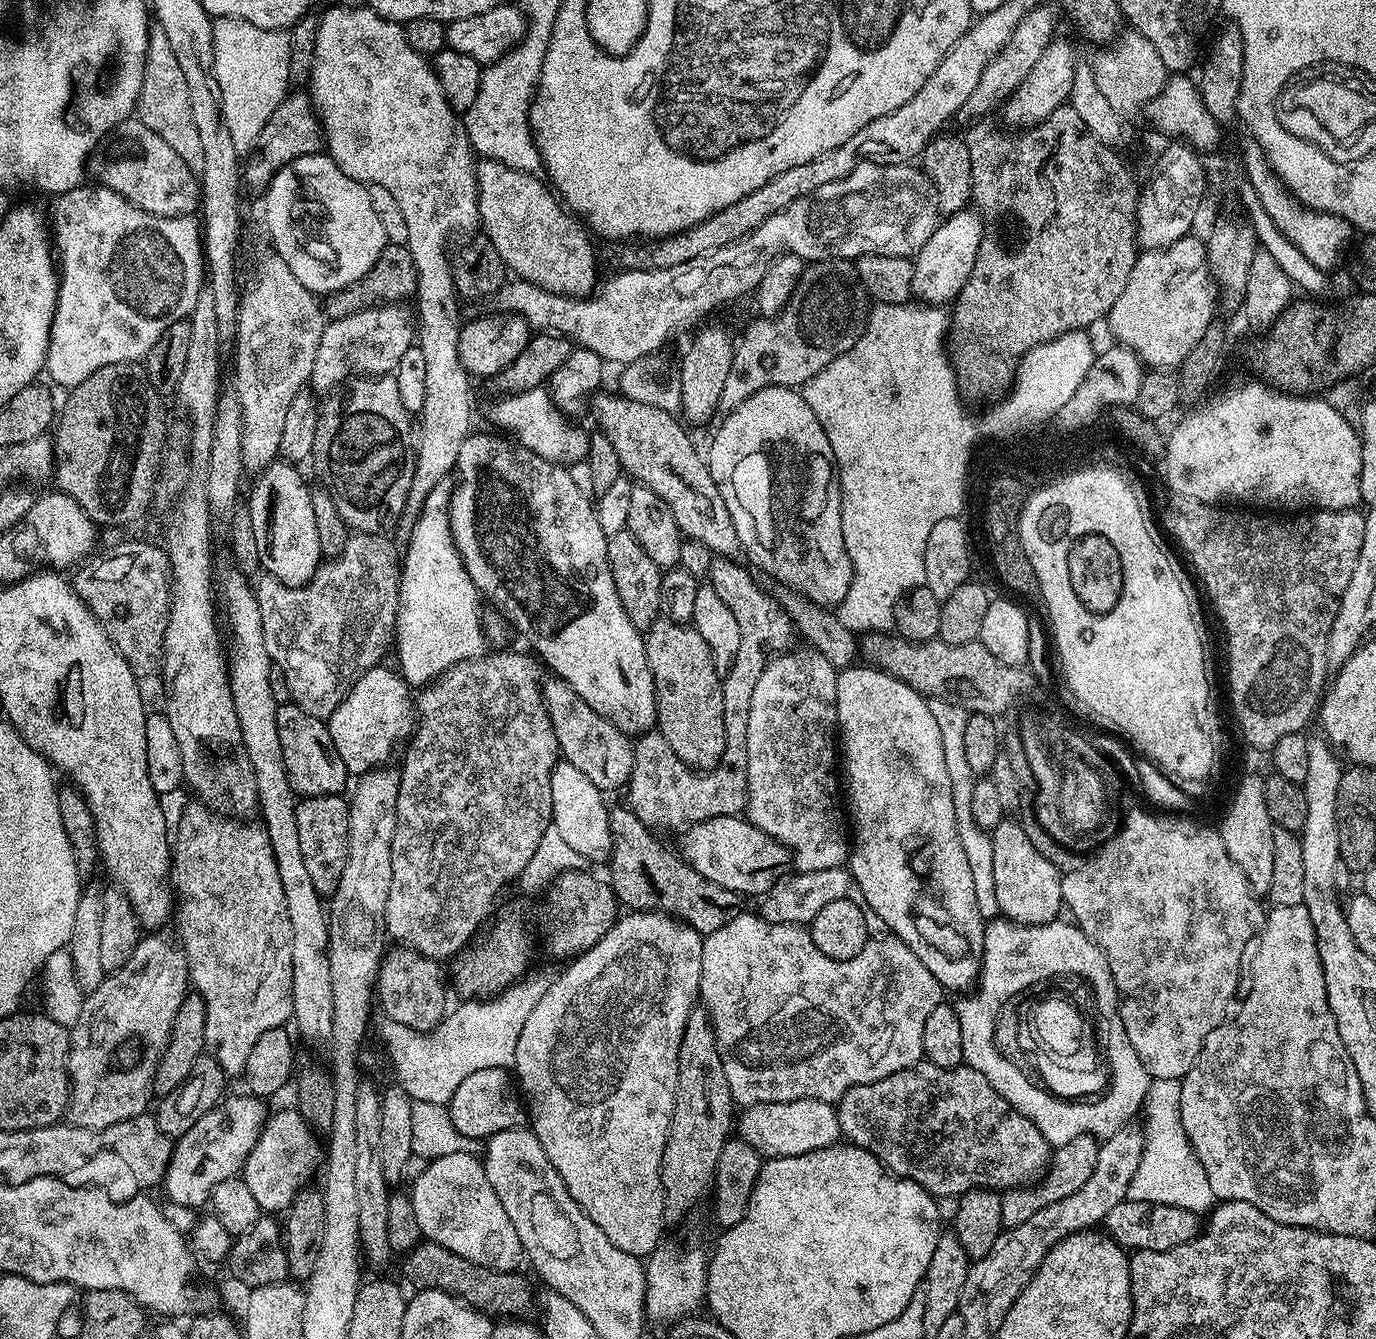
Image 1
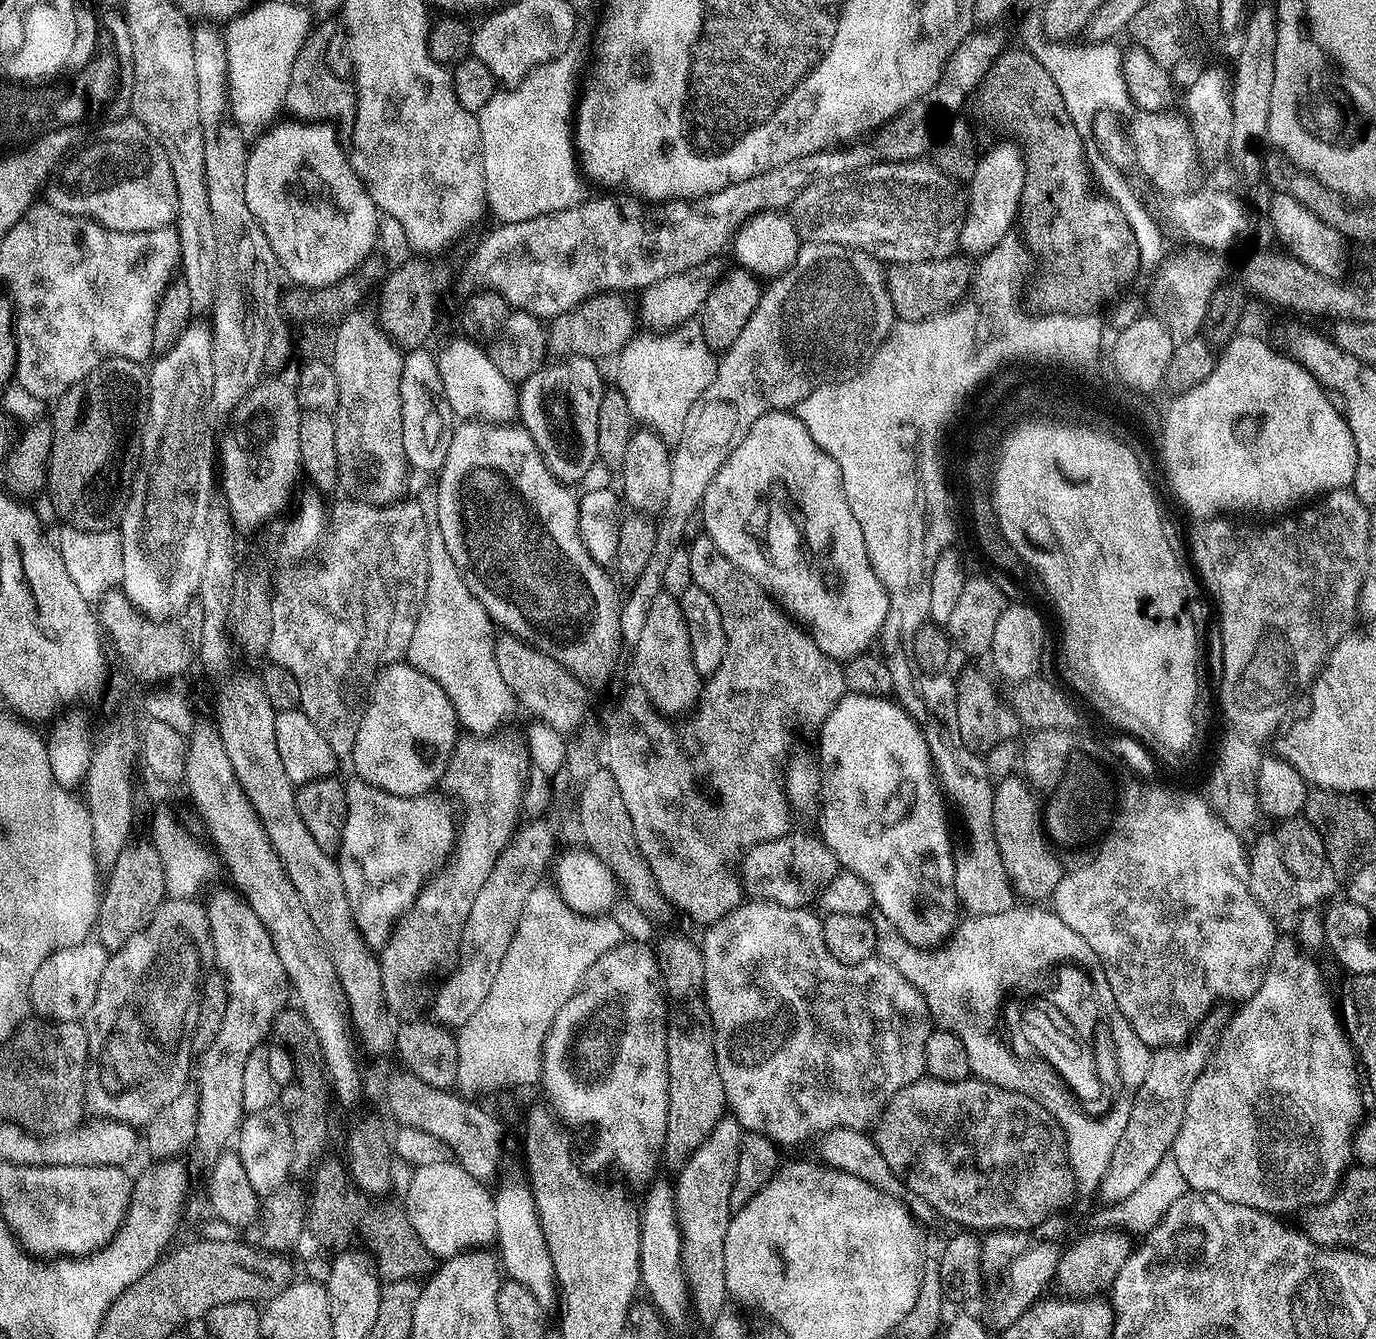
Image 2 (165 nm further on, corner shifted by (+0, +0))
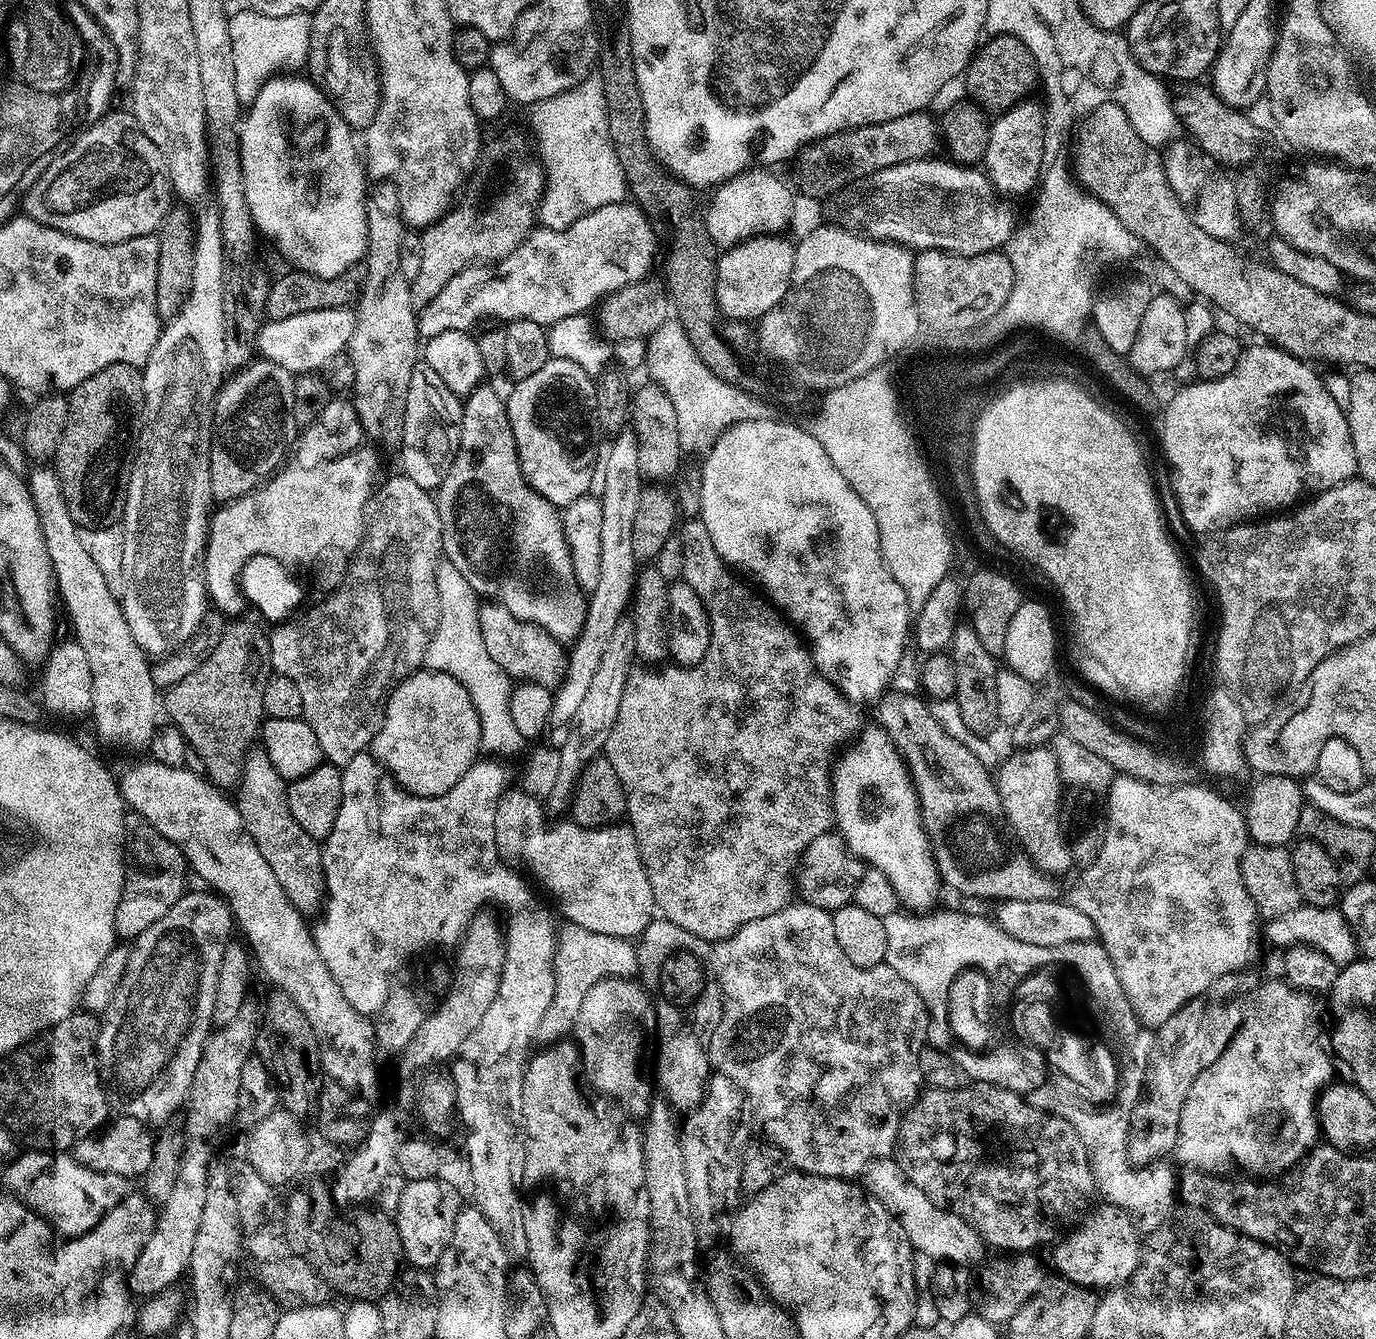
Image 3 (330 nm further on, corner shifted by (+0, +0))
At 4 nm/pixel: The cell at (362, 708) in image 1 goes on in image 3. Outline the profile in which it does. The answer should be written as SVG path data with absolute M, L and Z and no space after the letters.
M417 670L399 681L388 693L384 721L371 742L370 752L392 773L396 783L412 795L441 796L449 792L482 752L482 725L478 710L474 710L474 702L470 702L470 694L466 694L466 686L449 672L427 670Z

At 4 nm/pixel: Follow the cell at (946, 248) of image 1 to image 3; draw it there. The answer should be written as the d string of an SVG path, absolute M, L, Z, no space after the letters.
M1025 98L1020 103L1007 108L1005 112L999 113L991 121L990 142L986 146L982 168L998 192L1002 194L1009 194L1008 192L1020 194L1030 191L1029 193L1031 193L1039 185L1042 179L1042 169L1044 168L1044 114L1045 109L1043 107L1039 108L1032 101L1032 98Z

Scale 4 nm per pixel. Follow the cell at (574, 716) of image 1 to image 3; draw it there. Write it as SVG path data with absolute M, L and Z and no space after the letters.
M499 602L481 603L478 613L482 642L486 642L486 650L490 653L490 658L494 658L494 662L498 662L498 666L502 666L506 675L516 682L541 684L553 690L559 688L561 682L564 681L564 672L568 668L568 652L561 641L555 640L549 632L542 630L537 624L516 618L514 614L510 614L510 610L506 610L506 606L502 606Z

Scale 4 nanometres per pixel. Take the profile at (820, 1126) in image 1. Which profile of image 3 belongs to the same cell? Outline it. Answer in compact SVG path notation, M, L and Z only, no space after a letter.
M885 1158L877 1161L866 1173L866 1191L873 1196L892 1215L893 1220L902 1230L906 1230L906 1238L913 1249L922 1254L930 1254L930 1258L937 1262L947 1262L961 1266L972 1266L975 1260L980 1260L986 1253L986 1245L979 1234L962 1218L953 1212L942 1210L906 1174L900 1169L895 1159Z

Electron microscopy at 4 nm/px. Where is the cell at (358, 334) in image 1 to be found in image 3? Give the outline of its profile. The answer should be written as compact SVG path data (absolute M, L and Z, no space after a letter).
M508 128L493 140L485 139L476 167L465 179L451 209L419 233L422 270L418 272L418 278L410 282L413 304L423 306L438 298L442 286L464 268L484 266L506 258L537 227L546 173L529 133L525 132Z

